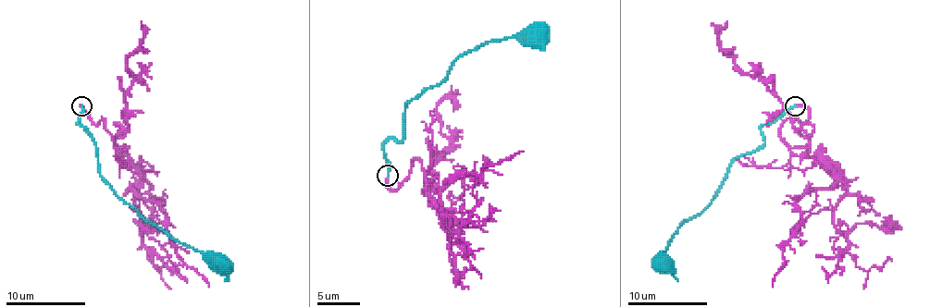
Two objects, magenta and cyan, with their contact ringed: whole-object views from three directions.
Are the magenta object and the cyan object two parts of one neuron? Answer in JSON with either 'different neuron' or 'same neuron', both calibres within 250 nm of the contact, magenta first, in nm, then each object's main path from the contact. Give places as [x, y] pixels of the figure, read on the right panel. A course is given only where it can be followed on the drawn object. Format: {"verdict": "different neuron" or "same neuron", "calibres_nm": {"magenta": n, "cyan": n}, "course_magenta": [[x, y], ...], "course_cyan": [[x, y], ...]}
{"verdict": "same neuron", "calibres_nm": {"magenta": 180, "cyan": 180}, "course_magenta": [[796, 106], [808, 118], [788, 118], [780, 140], [816, 156], [834, 184], [799, 200], [802, 226], [773, 287]], "course_cyan": [[794, 106], [761, 128], [762, 144], [749, 153], [740, 153], [709, 203], [677, 227], [662, 264]]}

